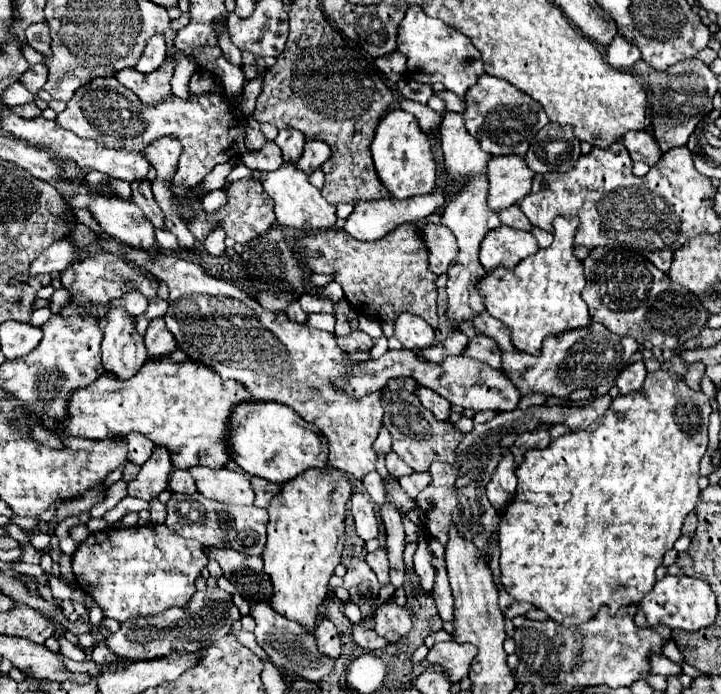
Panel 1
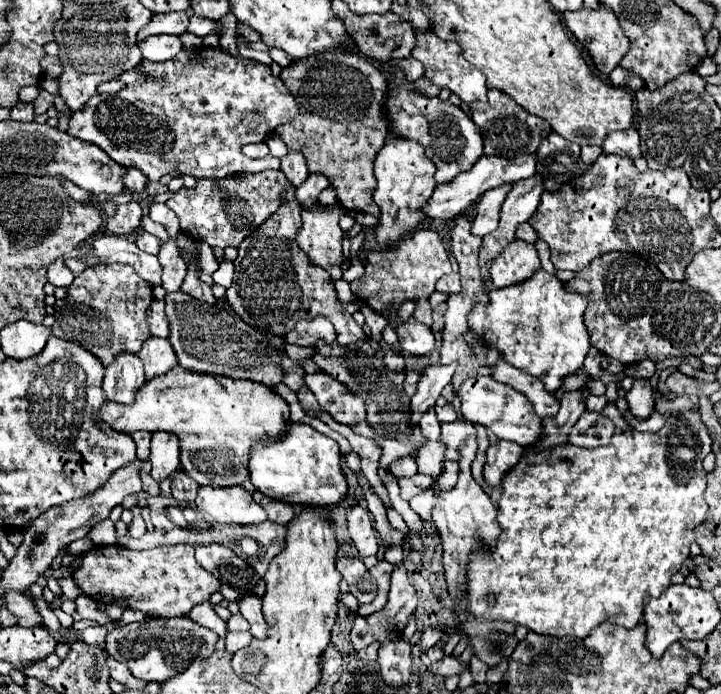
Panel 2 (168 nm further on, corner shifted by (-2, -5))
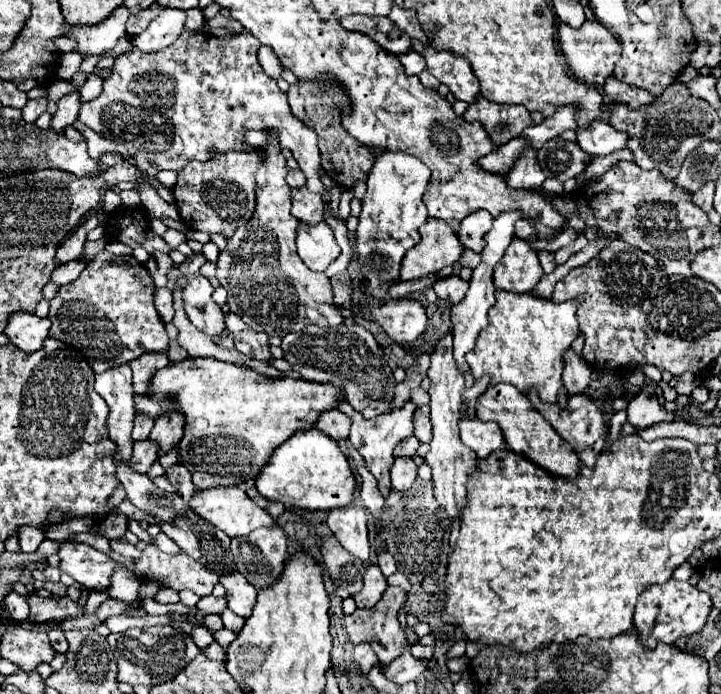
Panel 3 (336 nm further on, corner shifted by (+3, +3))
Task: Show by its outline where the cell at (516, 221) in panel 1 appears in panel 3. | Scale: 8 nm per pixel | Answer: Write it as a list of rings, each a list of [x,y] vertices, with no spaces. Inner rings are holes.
[[[519,219],[515,223],[515,235],[521,237],[521,239],[525,239],[529,245],[537,241],[537,237],[535,237],[536,231],[535,229],[531,229],[531,223],[527,219]]]

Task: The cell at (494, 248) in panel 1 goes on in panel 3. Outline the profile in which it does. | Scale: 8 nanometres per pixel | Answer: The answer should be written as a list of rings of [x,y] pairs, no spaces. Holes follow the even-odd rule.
[[[519,237],[511,239],[503,259],[495,265],[493,281],[497,289],[525,293],[531,291],[539,279],[543,277],[543,269],[539,265],[537,253],[531,245]]]

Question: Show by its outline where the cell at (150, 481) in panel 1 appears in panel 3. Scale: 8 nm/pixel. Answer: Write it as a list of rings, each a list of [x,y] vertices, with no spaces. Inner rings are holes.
[[[171,409],[171,413],[157,417],[155,427],[149,435],[149,439],[159,445],[159,457],[173,451],[181,441],[181,437],[183,437],[183,415],[177,413],[177,409]]]

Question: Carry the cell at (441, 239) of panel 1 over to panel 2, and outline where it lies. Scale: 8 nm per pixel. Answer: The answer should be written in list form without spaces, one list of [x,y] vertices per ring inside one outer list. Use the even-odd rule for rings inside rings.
[[[451,273],[442,277],[438,283],[436,283],[436,291],[442,291],[442,293],[460,293],[461,281],[459,273]]]

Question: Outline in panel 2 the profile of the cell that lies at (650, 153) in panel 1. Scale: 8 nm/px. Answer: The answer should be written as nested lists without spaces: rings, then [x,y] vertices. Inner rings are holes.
[[[630,127],[630,129],[624,129],[624,131],[608,133],[608,137],[604,139],[604,145],[602,145],[602,153],[606,153],[606,155],[630,157],[630,159],[642,157],[638,131]]]

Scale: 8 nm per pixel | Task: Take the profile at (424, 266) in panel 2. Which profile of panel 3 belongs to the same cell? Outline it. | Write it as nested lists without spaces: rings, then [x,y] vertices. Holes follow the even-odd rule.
[[[427,219],[419,233],[421,233],[419,245],[409,249],[403,257],[399,281],[419,279],[437,269],[453,265],[465,251],[457,233],[449,227],[447,221]]]

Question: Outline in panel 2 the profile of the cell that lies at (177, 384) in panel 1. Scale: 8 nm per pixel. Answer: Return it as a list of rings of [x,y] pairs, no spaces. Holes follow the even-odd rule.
[[[184,367],[170,369],[164,377],[146,381],[132,405],[106,401],[100,419],[120,433],[168,431],[180,439],[182,469],[200,485],[232,487],[248,479],[252,445],[280,437],[290,423],[288,403],[262,383],[248,379],[214,377]]]

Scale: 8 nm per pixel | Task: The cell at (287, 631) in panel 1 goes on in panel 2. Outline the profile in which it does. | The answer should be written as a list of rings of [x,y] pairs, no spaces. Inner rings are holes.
[[[244,595],[238,599],[238,609],[240,609],[240,615],[250,623],[250,633],[258,639],[264,637],[268,623],[264,621],[264,615],[262,615],[262,599],[256,595]]]

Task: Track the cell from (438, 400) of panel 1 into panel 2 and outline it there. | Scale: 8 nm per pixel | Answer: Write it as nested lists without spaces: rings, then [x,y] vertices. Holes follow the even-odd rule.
[[[428,409],[428,413],[424,413],[424,417],[420,419],[420,431],[426,437],[426,441],[438,441],[440,439],[440,423],[436,419],[434,409]]]

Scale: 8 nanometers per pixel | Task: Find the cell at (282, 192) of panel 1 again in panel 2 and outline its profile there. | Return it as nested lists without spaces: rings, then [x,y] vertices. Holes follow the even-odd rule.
[[[334,205],[334,213],[324,207],[316,207],[312,213],[302,211],[302,229],[298,231],[298,245],[308,255],[310,263],[326,269],[332,279],[342,277],[344,253],[342,253],[342,229],[338,219],[344,211]]]

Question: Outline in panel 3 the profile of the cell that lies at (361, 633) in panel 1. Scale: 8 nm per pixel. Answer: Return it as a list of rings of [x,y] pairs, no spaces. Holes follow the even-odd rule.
[[[359,643],[355,647],[355,661],[359,663],[359,667],[361,667],[363,673],[367,673],[375,663],[379,663],[377,657],[375,657],[375,653],[373,653],[373,649],[371,649],[371,645],[367,645],[367,643]]]

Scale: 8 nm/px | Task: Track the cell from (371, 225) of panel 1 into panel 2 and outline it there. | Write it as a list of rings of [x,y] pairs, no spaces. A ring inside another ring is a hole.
[[[522,153],[512,159],[484,155],[474,163],[472,169],[468,169],[466,173],[460,173],[452,183],[438,185],[434,195],[428,201],[428,207],[424,207],[424,213],[426,213],[426,217],[432,217],[432,219],[454,219],[462,211],[466,211],[476,199],[480,199],[488,189],[500,187],[504,183],[516,183],[522,179],[528,179],[534,175],[534,171],[536,171],[536,155],[534,153],[530,153],[530,155]]]

